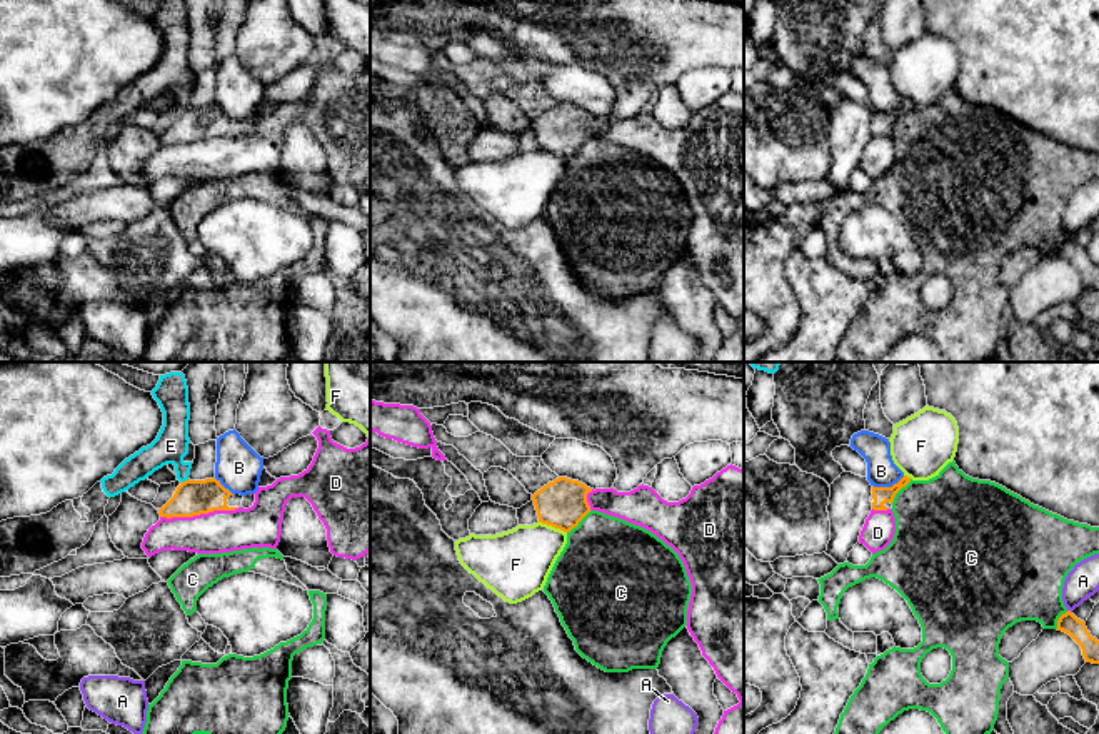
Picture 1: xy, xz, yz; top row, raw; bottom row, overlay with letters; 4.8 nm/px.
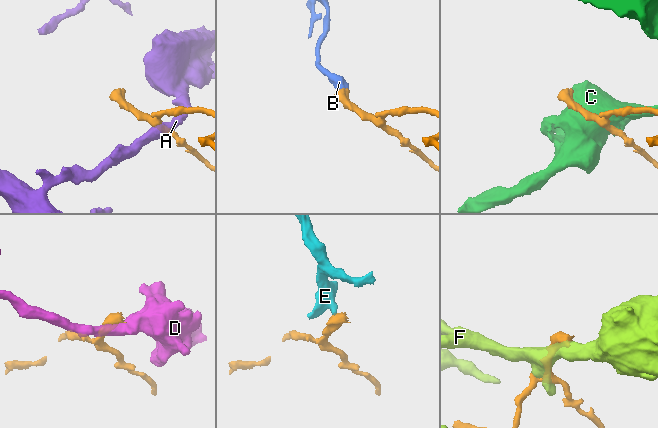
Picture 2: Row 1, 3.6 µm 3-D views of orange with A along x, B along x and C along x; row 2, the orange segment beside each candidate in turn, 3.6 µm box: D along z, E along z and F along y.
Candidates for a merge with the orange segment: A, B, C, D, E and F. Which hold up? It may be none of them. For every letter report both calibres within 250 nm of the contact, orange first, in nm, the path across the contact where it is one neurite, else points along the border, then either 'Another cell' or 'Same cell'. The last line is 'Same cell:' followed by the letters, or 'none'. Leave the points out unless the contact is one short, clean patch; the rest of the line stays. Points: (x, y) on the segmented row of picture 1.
A: Thickness 100 nm (orange) against 160 nm. Another cell
B: Thickness 80 nm (orange) against 140 nm. Boundary: yz (904, 476), (891, 486), (873, 486). Another cell
C: Thickness 80 nm (orange) against 440 nm. Another cell
D: Thickness 180 nm (orange) against 200 nm. Boundary: xy (239, 507), (160, 517). Another cell
E: Thickness 180 nm (orange) against 160 nm. Boundary: xy (189, 479), (182, 482). Another cell
F: Thickness 240 nm (orange) against 320 nm. Another cell
Same cell: none

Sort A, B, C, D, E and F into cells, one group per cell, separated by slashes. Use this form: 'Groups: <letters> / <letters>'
Groups: A / B / C / D / E / F

